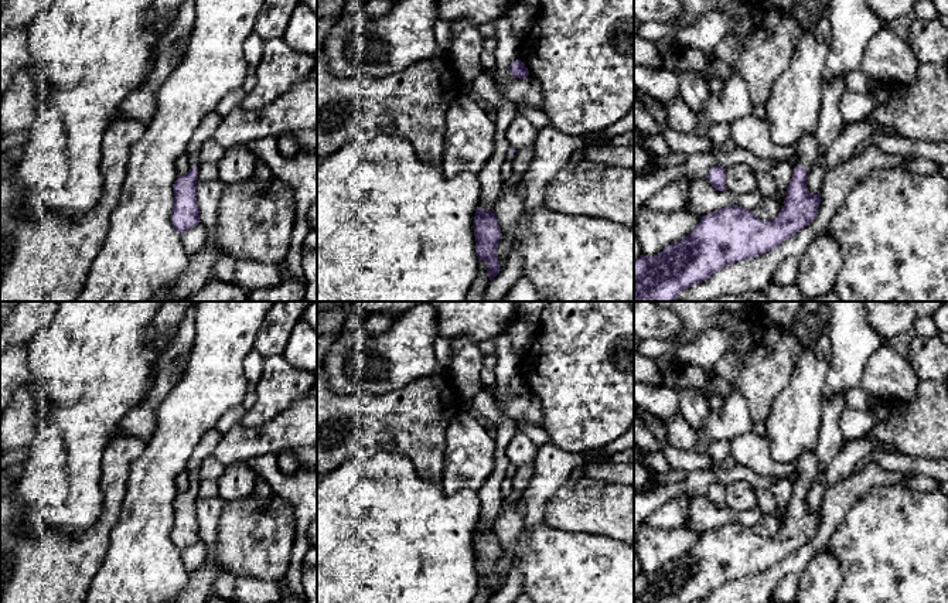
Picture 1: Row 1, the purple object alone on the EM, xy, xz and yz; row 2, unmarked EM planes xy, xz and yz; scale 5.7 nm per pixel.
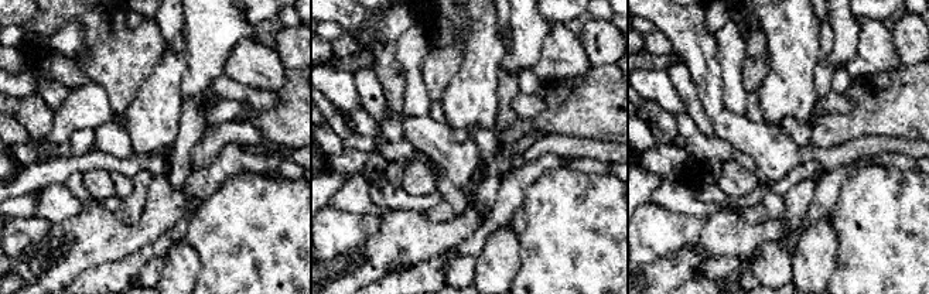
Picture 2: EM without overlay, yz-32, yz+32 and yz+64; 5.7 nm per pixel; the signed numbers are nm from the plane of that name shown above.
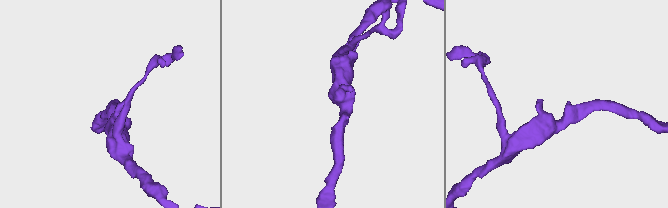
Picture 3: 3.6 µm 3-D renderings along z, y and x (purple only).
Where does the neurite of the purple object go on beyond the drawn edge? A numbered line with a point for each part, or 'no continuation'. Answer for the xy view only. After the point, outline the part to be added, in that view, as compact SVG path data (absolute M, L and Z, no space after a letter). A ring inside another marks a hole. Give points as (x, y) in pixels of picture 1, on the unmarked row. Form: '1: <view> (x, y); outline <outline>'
1: xy (208, 442); outline M209 429L197 444L194 454L191 456L188 461L187 471L191 477L191 484L198 484L198 466L202 461L204 457L211 456L214 453L214 449L216 447L218 442L221 440L222 435L215 429Z

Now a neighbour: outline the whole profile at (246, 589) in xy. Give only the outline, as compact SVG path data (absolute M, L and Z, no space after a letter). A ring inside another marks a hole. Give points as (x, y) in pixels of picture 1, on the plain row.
M255 578L235 579L235 600L238 603L274 603L282 595L277 582Z

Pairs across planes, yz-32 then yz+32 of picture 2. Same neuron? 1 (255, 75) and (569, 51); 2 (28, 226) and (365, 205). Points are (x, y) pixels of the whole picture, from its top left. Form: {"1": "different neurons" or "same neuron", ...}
{"1": "same neuron", "2": "different neurons"}

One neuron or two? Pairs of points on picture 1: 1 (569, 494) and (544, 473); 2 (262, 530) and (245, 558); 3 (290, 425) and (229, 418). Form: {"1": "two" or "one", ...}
{"1": "two", "2": "one", "3": "two"}

